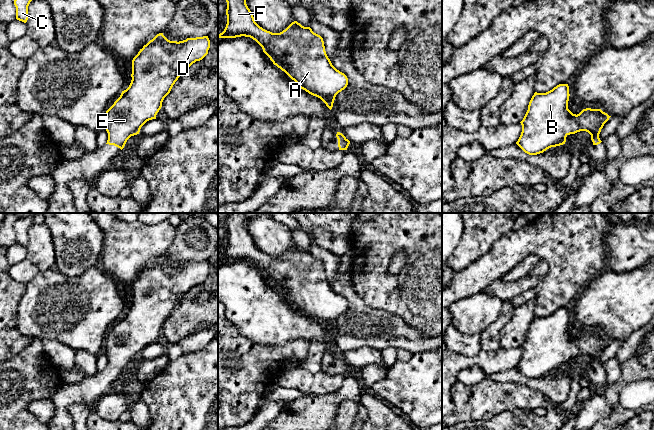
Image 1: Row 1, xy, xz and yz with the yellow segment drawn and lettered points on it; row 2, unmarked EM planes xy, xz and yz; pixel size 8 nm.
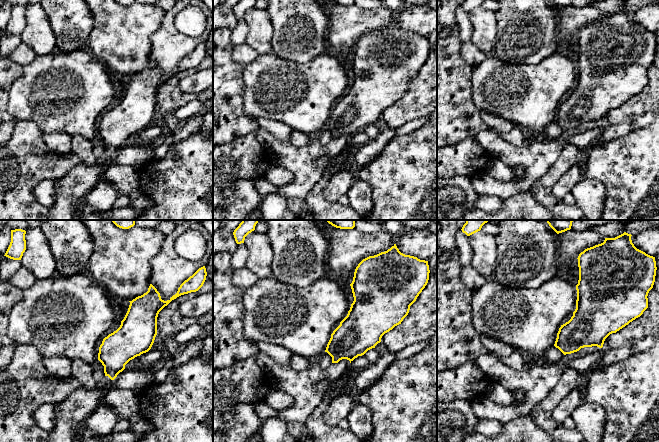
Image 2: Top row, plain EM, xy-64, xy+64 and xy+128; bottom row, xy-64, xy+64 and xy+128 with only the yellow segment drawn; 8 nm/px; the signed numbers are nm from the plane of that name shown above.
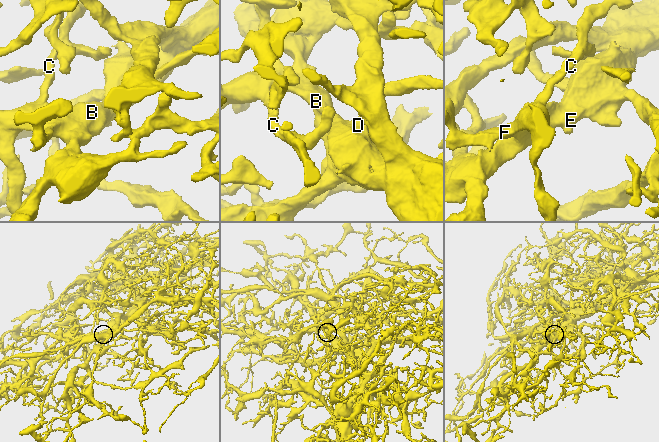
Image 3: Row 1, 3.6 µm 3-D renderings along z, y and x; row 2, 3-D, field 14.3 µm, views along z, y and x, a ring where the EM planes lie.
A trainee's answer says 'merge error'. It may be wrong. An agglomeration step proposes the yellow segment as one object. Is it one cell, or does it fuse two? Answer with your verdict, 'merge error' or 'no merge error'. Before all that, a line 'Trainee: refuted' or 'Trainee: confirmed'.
Trainee: refuted
no merge error

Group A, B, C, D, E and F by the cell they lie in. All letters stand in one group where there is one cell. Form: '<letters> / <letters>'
A B C D E F

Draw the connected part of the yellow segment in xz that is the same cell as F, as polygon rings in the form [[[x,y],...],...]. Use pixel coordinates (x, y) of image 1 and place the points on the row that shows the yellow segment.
[[[226,0],[227,24],[218,38],[250,37],[263,49],[274,65],[284,71],[297,85],[309,94],[320,98],[331,110],[336,95],[348,85],[347,76],[337,70],[328,58],[323,38],[310,27],[292,22],[280,33],[272,33],[260,27],[254,20],[246,0]]]

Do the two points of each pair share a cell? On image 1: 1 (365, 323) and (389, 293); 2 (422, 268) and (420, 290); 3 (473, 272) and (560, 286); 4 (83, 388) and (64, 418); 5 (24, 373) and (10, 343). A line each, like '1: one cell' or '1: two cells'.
1: two cells
2: one cell
3: one cell
4: one cell
5: two cells

